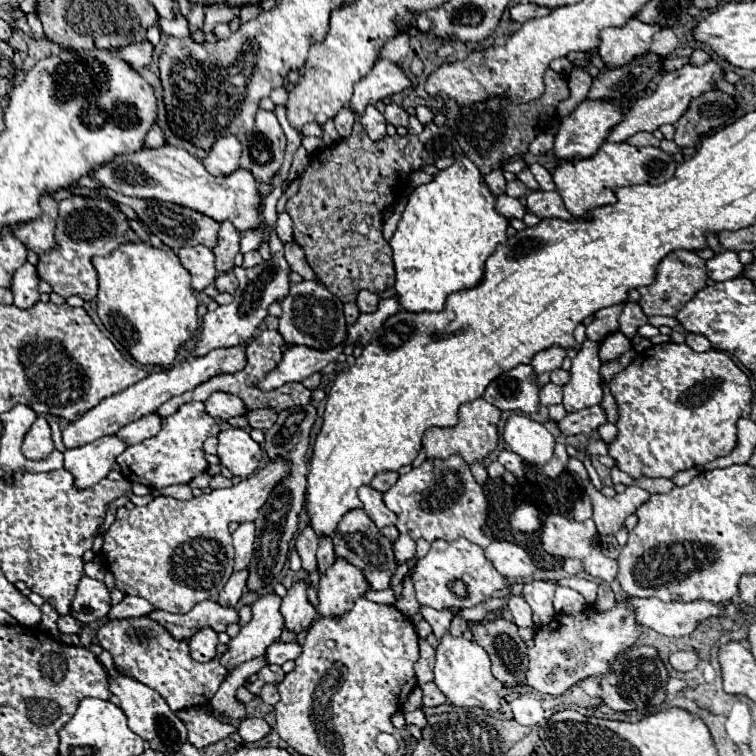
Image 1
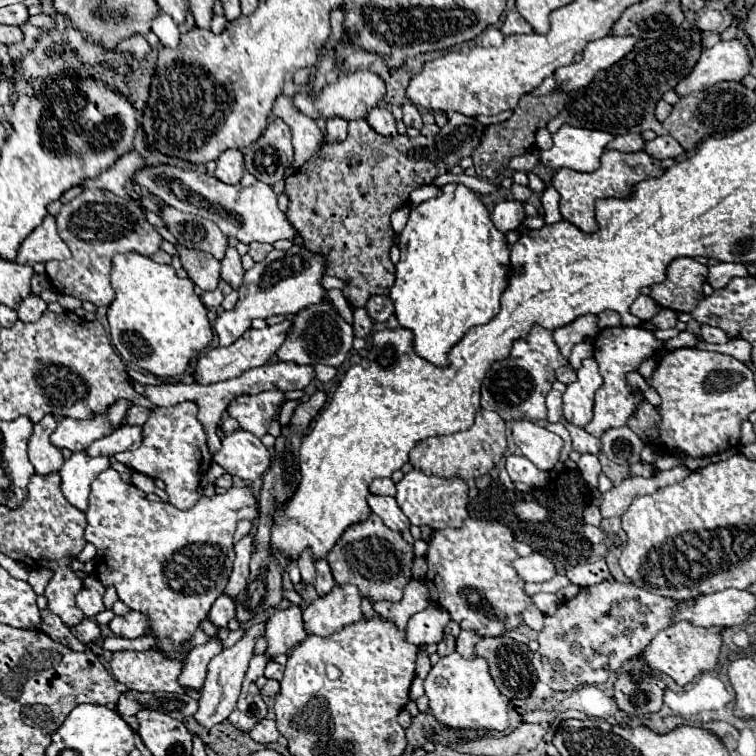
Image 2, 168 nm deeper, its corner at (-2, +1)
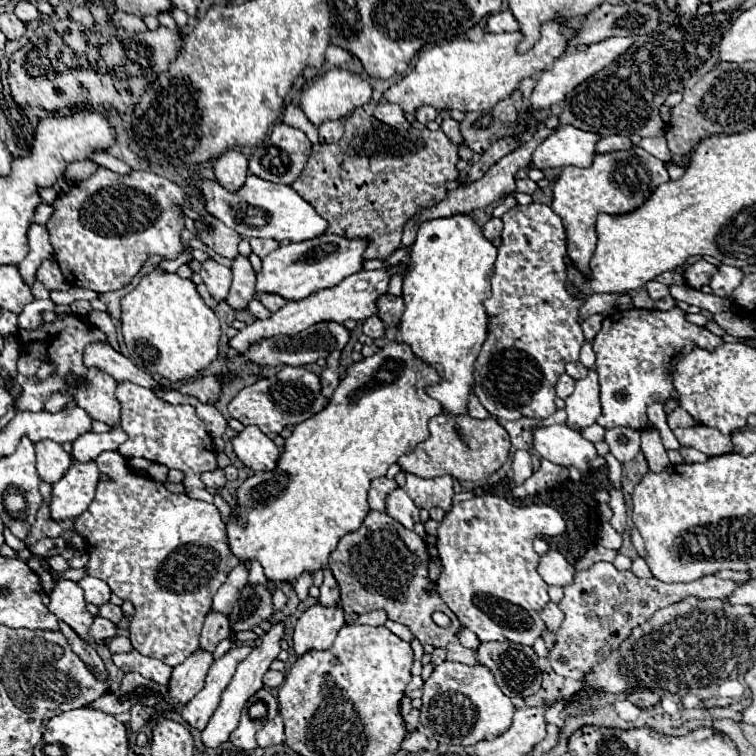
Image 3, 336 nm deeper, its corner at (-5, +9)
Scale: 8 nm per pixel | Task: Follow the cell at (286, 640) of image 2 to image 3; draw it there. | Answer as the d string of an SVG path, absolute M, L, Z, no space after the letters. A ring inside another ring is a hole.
M281 621L273 623L271 629L261 637L261 645L255 647L255 649L251 651L251 655L249 655L247 659L243 659L243 661L237 665L237 671L235 671L235 675L233 675L233 681L231 681L229 687L225 689L225 695L221 695L221 703L219 703L217 711L213 713L213 719L209 721L209 725L207 725L207 727L203 729L203 733L201 733L201 739L203 739L205 747L211 747L211 749L213 749L213 747L219 747L219 745L225 743L225 741L229 739L229 735L237 729L241 709L243 709L245 701L247 701L251 695L255 695L255 693L263 687L261 679L263 679L265 671L269 669L271 661L277 659L277 655L279 655L279 651L281 651L281 645L279 645L279 643L281 643L283 637L285 637L285 625L283 625Z

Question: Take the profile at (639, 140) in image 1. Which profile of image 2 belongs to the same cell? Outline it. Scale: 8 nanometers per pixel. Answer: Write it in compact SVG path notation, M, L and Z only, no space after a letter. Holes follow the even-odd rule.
M626 133L626 135L620 135L616 139L612 139L606 149L614 149L614 151L622 151L622 153L634 153L634 151L640 151L644 147L644 141L638 133Z

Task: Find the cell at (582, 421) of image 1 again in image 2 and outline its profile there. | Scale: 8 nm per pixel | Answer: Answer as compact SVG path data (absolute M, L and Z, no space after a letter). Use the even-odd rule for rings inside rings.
M610 327L602 329L594 339L594 359L600 367L600 373L604 377L602 387L598 389L598 397L594 401L594 417L584 427L590 435L600 437L604 431L622 427L626 421L636 413L636 407L644 401L644 395L638 393L626 379L626 373L636 371L644 359L650 359L656 349L660 349L664 341L656 339L654 331L644 327Z

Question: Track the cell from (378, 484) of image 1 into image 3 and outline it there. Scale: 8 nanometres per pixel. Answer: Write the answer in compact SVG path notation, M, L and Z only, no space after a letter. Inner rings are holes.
M389 477L373 479L371 489L369 489L369 507L377 511L385 511L385 497L397 487L399 485L395 483L395 479L389 479Z

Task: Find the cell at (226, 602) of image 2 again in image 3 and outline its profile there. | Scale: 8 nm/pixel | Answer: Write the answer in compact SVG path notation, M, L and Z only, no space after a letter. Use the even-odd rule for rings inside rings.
M209 611L203 623L203 633L201 633L201 649L213 651L219 641L227 639L231 631L229 617L219 611Z

